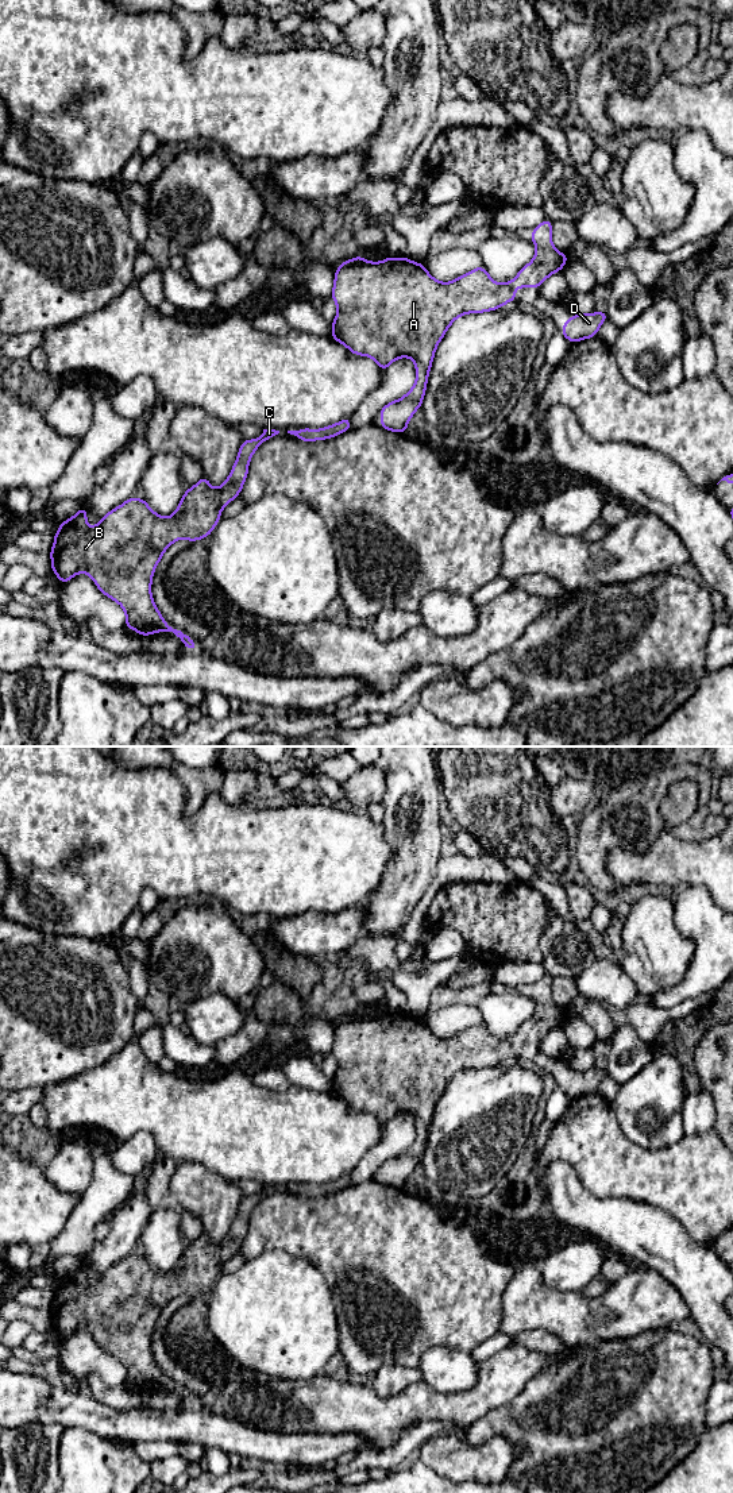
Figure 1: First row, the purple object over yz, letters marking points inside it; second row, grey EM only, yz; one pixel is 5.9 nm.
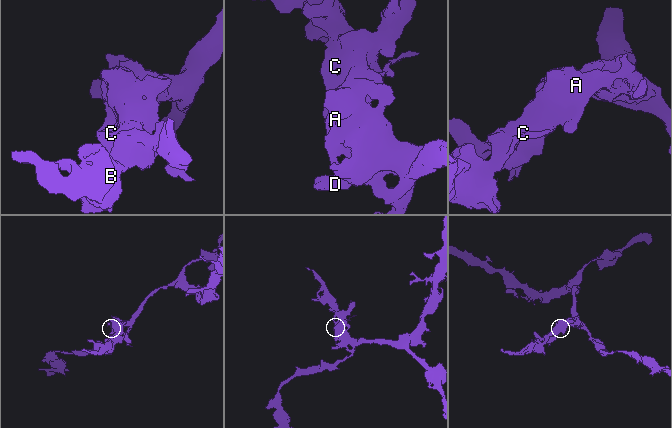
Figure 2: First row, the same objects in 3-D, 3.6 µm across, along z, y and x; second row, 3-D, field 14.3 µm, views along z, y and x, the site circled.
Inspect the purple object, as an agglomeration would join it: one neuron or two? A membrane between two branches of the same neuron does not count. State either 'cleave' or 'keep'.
keep

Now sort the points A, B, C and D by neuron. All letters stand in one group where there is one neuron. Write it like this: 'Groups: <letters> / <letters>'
Groups: A B C D

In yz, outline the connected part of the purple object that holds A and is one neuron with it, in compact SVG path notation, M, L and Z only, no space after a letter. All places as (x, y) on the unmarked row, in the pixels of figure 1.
M544 975L535 983L531 994L536 1010L506 1039L495 1038L483 1022L451 1038L440 1038L423 1019L412 1018L406 1012L387 1012L382 1018L370 1018L358 1011L336 1023L331 1053L337 1062L337 1070L331 1079L329 1093L342 1099L354 1111L374 1115L382 1127L398 1114L410 1114L416 1122L416 1138L412 1145L404 1153L382 1162L379 1168L382 1185L406 1188L409 1176L421 1164L436 1104L458 1073L499 1065L516 1057L517 1043L540 1043L549 1031L562 1027L568 1014L553 1003L552 981L553 977Z

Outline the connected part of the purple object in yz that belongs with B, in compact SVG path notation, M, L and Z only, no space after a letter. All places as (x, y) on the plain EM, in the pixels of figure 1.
M263 1185L261 1193L243 1196L223 1241L213 1245L202 1231L169 1273L157 1270L144 1254L130 1253L89 1284L82 1262L54 1291L51 1327L63 1340L86 1328L105 1353L123 1363L128 1385L140 1392L173 1388L185 1403L194 1404L192 1393L169 1382L154 1359L154 1327L163 1308L181 1293L192 1299L212 1289L221 1266L242 1247L254 1208L278 1189Z

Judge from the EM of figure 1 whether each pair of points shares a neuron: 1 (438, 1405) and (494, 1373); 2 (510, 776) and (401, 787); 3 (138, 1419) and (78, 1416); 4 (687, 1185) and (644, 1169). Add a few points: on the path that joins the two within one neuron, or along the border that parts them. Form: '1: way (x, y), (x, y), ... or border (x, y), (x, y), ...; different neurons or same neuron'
1: way (452, 1405), (465, 1405), (482, 1388); same neuron
2: border (438, 771), (443, 791); different neurons
3: way (123, 1420), (101, 1420), (93, 1416); same neuron
4: way (676, 1179), (655, 1176); same neuron

